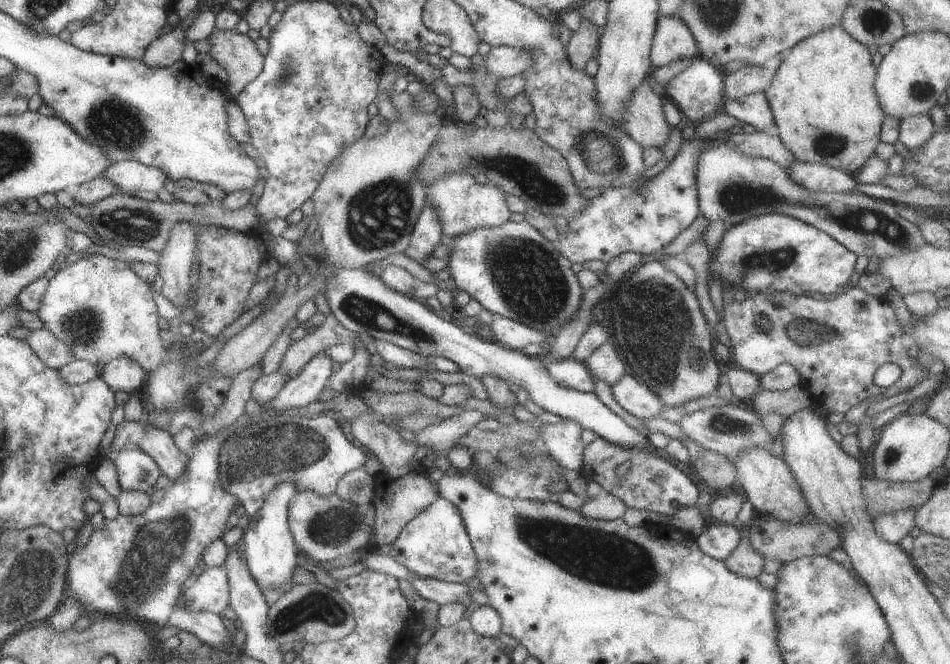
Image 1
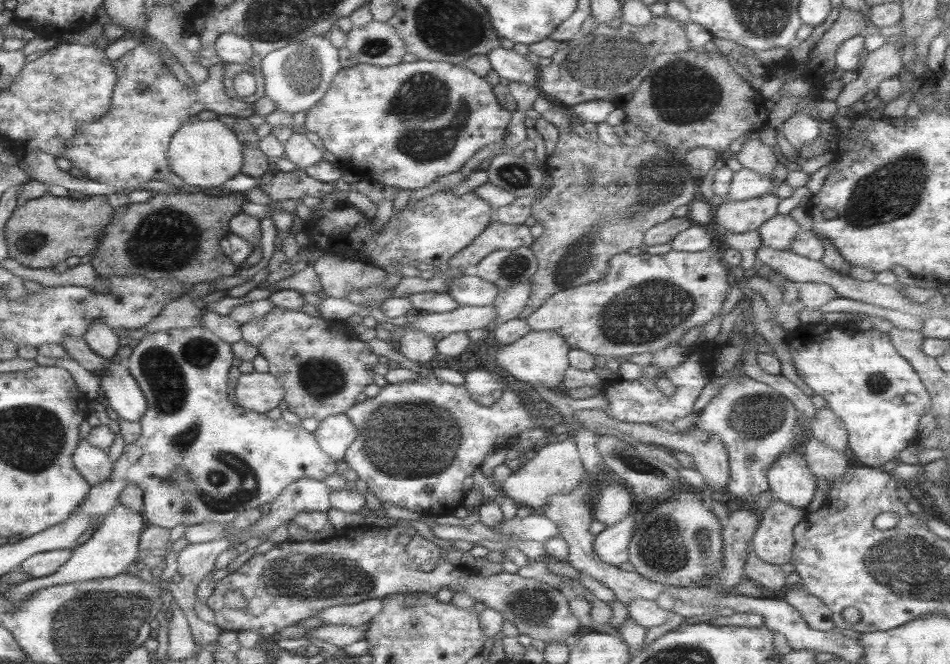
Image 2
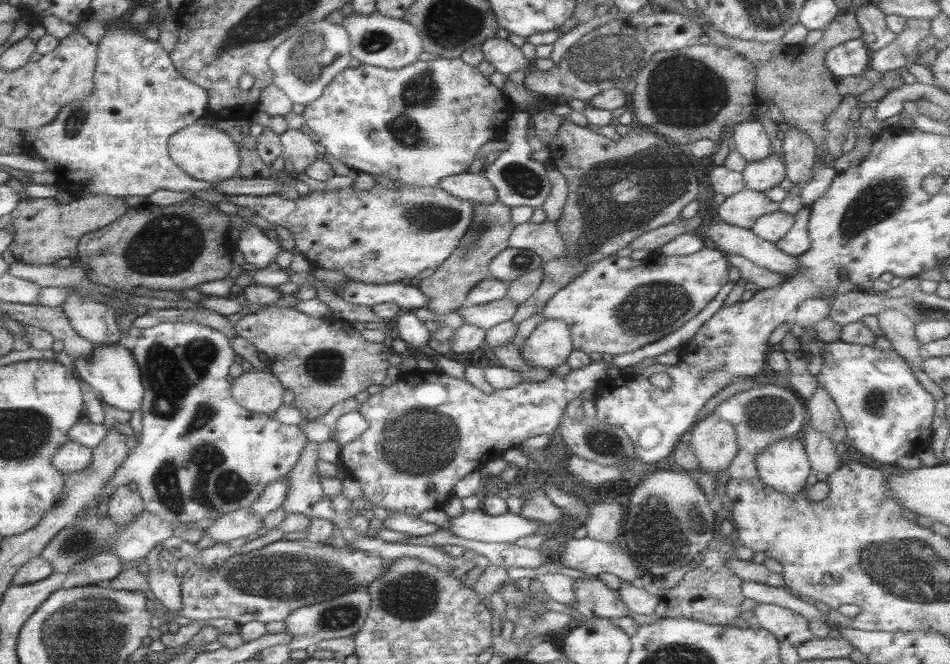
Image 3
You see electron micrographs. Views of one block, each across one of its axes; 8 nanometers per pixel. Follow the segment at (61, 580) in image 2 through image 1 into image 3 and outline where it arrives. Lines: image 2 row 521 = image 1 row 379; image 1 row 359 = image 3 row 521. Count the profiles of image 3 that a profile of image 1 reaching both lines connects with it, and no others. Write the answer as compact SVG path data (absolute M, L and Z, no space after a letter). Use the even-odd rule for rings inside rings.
M128 485L122 487L116 487L112 493L110 493L110 499L108 499L108 517L124 527L126 523L130 523L136 515L144 511L144 501L138 491L133 492Z

